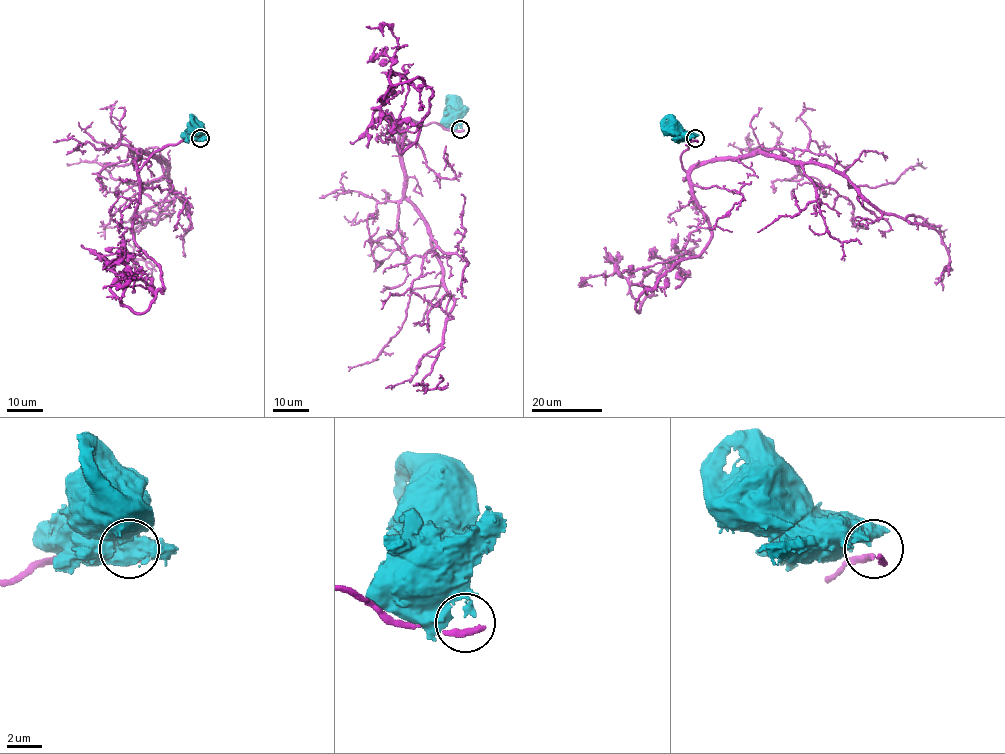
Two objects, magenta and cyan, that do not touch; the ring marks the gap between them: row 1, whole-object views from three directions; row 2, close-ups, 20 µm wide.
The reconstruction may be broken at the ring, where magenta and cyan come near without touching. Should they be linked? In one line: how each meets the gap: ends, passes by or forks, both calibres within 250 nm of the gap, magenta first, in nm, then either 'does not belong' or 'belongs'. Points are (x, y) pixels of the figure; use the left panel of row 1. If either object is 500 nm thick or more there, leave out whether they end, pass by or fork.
500 nm thick on the magenta side, 400 nm on the other; does not belong

